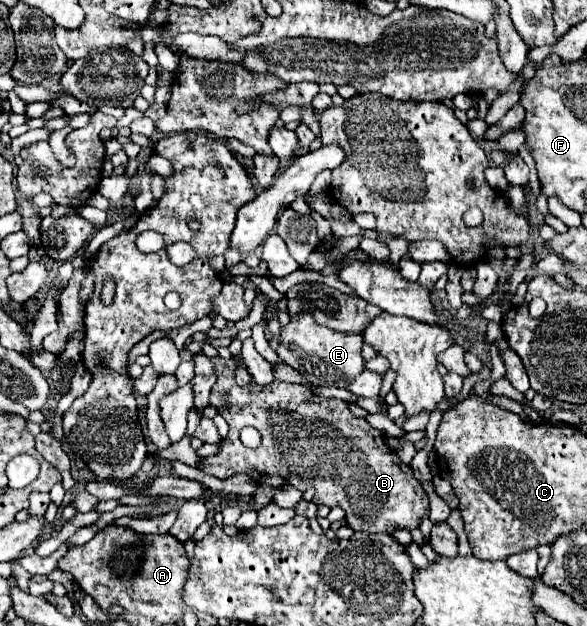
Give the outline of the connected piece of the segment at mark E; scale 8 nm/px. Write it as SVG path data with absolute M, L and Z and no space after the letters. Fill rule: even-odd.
M302 312L290 318L290 324L280 328L280 346L276 354L282 362L298 370L308 382L316 386L346 386L354 376L364 370L362 352L362 336L360 334L346 334L330 330L314 320L312 314Z

